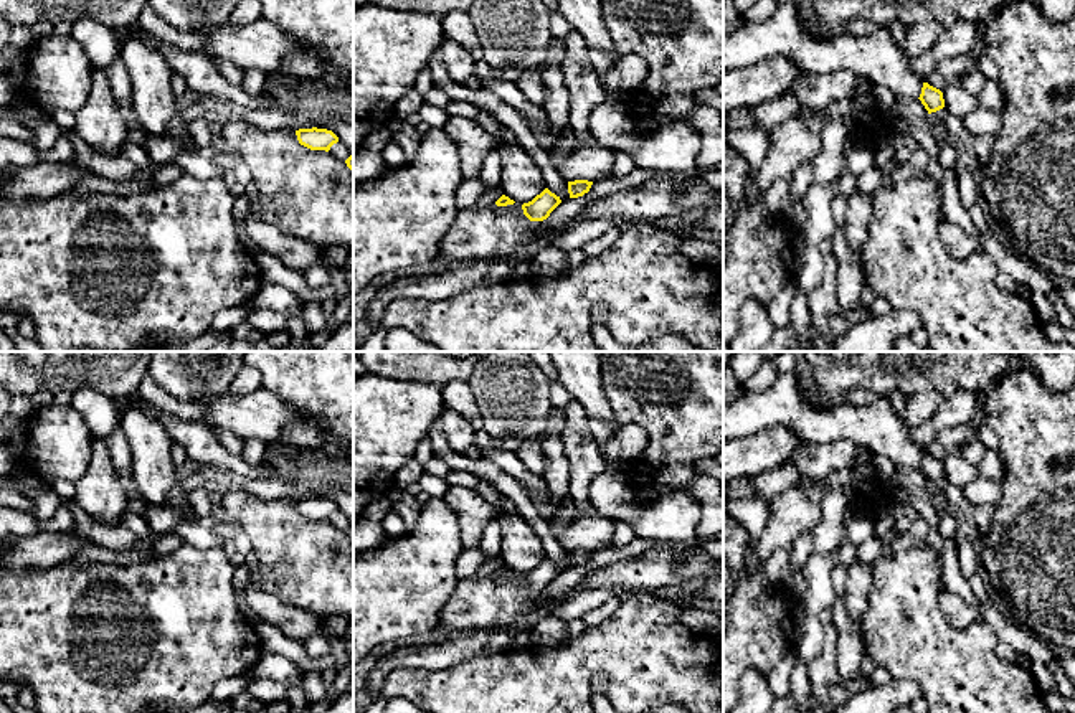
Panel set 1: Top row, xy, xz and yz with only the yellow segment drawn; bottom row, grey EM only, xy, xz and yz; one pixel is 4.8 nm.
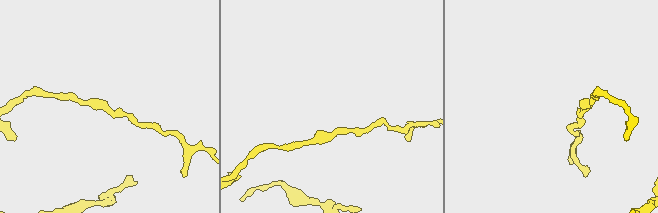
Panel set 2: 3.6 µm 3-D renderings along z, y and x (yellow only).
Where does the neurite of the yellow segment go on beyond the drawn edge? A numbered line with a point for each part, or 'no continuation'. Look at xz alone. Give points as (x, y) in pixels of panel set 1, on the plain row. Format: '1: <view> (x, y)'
no continuation

